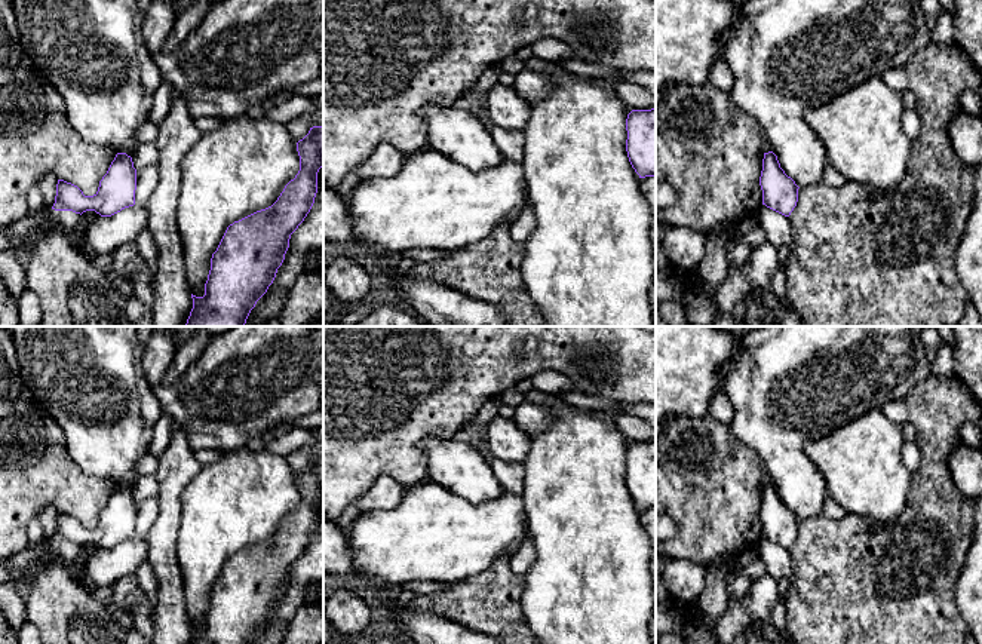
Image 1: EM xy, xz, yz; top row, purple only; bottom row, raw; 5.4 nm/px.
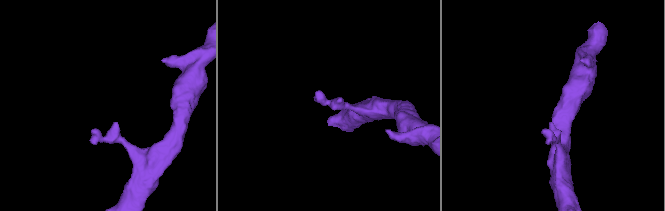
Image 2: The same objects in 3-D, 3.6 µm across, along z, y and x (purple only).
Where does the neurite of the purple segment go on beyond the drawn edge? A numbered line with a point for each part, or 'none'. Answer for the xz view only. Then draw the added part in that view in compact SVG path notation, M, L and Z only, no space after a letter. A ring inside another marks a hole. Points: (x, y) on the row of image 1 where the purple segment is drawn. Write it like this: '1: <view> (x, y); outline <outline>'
none

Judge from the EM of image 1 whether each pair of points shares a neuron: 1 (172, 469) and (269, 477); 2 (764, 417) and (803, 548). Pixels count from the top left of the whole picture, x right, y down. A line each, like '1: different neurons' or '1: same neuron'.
1: different neurons
2: different neurons

